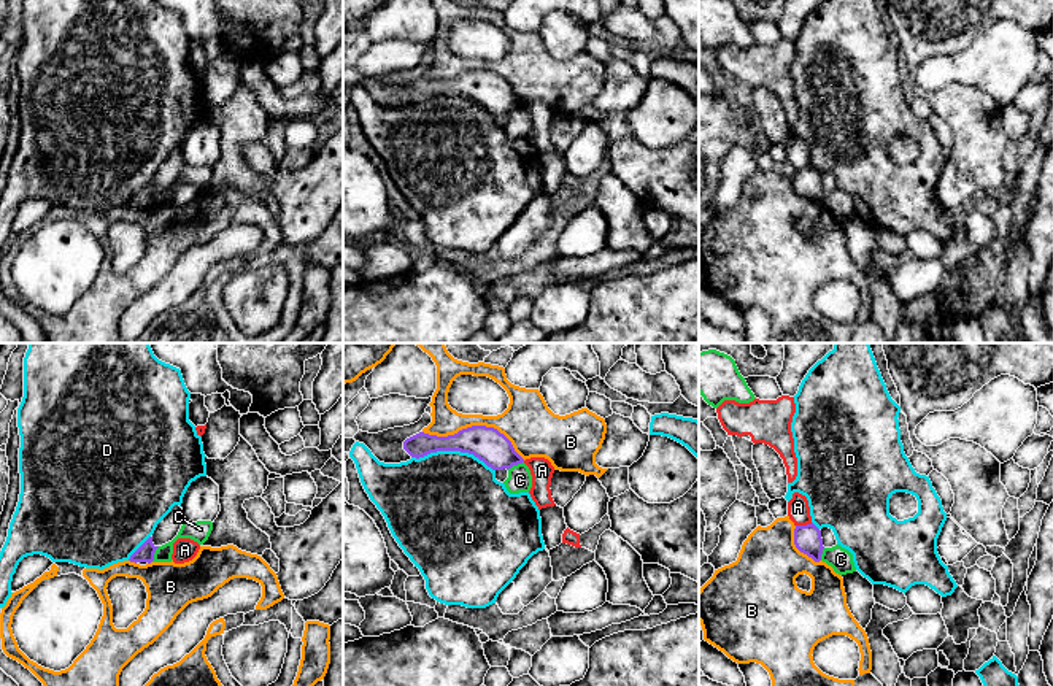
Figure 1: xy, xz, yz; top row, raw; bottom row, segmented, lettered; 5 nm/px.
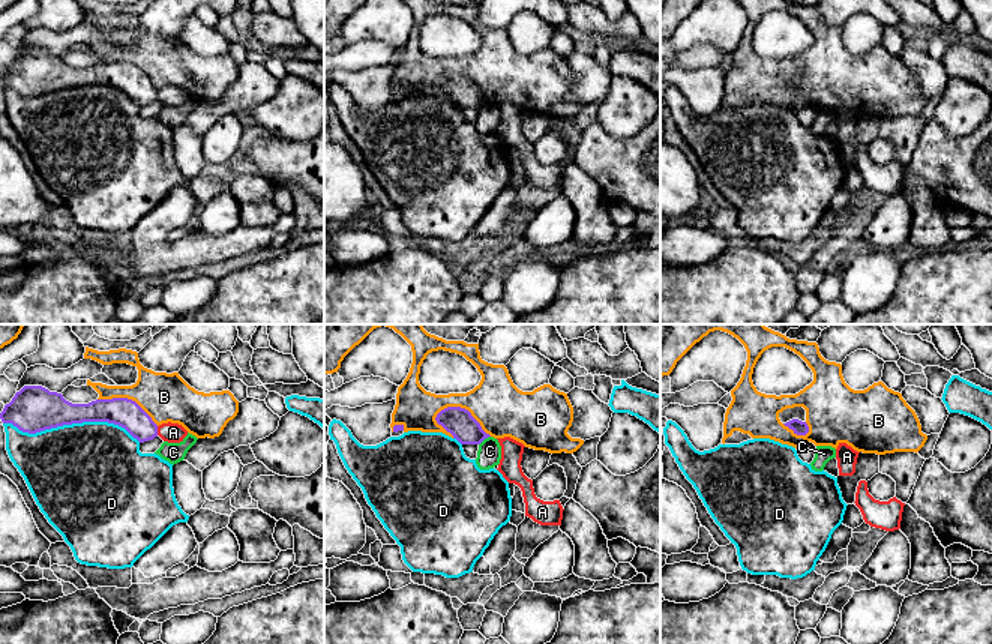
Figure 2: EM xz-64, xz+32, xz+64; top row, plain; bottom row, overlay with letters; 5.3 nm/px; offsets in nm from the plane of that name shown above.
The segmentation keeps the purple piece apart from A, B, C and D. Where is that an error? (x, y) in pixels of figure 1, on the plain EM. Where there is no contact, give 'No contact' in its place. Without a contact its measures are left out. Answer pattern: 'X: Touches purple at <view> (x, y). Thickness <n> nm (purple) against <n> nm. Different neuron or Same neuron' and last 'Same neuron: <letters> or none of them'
A: Touches purple at yz (804, 170). Thickness 140 nm (purple) against 110 nm. Different neuron
B: Touches purple at xz (475, 70). Thickness 170 nm (purple) against 240 nm. Different neuron
C: Touches purple at xz (515, 108). Thickness 170 nm (purple) against 130 nm. Different neuron
D: Touches purple at xz (453, 94). Thickness 170 nm (purple) against 500 nm. Different neuron
Same neuron: none of them

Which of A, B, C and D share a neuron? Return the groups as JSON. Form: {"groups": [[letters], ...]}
{"groups": [["A"], ["B"], ["C"], ["D"]]}

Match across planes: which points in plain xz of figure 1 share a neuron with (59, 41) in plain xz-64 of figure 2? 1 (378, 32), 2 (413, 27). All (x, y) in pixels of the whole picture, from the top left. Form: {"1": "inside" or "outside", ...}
{"1": "outside", "2": "outside"}

